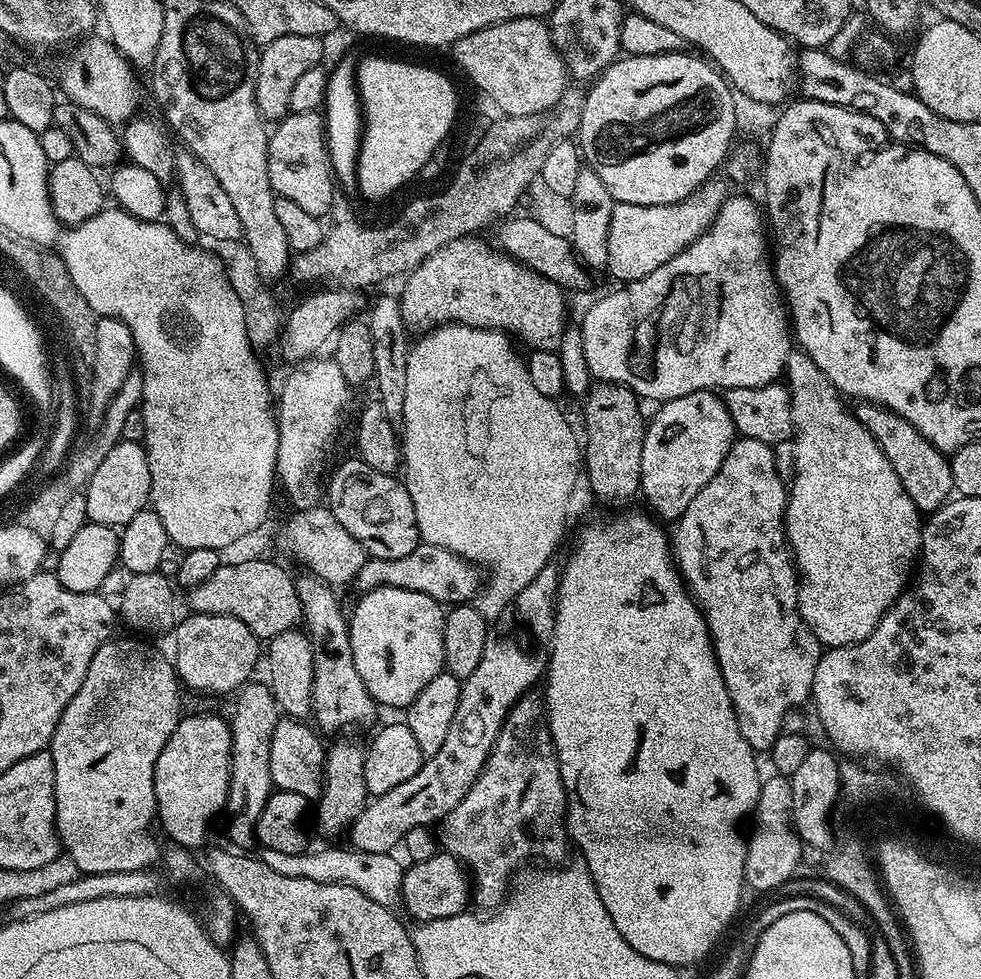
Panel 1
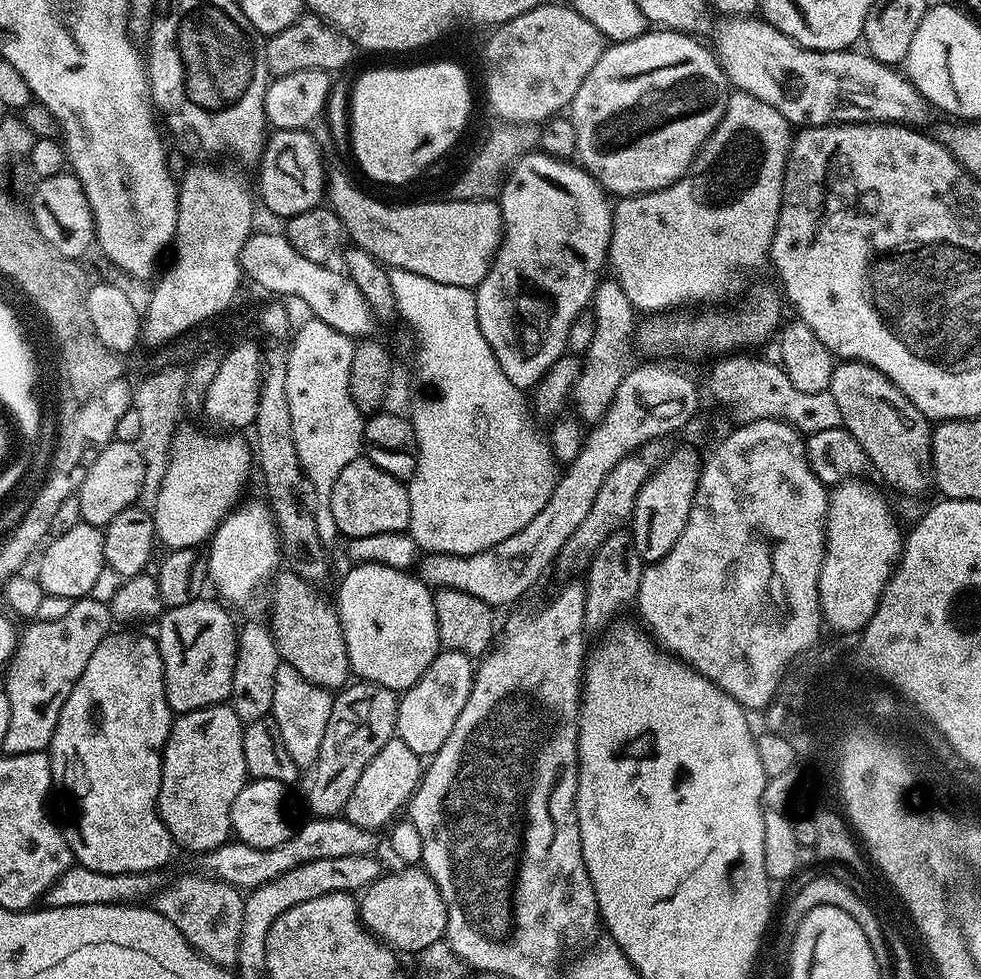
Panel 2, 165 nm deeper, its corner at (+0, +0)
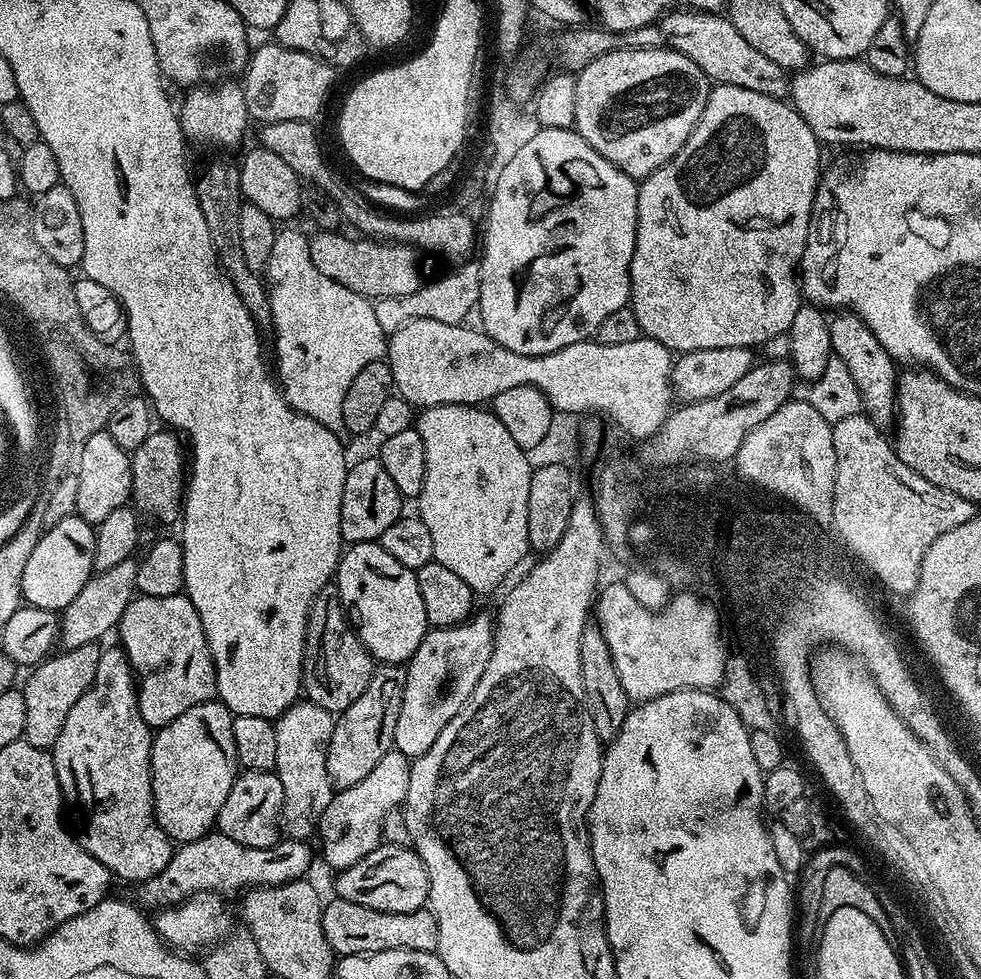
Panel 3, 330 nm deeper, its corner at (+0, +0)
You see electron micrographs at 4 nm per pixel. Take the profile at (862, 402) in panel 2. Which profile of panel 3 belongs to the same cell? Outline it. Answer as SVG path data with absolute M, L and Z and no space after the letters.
M851 310L833 315L828 329L833 353L842 362L846 362L846 370L850 370L850 378L854 378L858 386L863 411L873 423L879 426L886 426L888 423L891 425L896 414L897 361L893 360L882 342L878 342L878 338L868 329L863 318Z

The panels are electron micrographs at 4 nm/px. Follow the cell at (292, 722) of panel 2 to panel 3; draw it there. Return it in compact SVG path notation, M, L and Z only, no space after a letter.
M307 698L291 704L282 715L276 717L276 777L282 782L284 805L280 811L282 832L287 839L307 841L317 835L322 814L330 806L334 789L330 774L326 774L326 754L332 731L336 725L333 713L322 710Z

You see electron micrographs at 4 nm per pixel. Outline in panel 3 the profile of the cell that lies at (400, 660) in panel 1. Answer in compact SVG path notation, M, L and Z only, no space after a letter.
M375 540L361 544L348 544L341 551L340 562L336 565L334 587L348 617L348 623L356 629L373 661L380 664L403 665L411 660L418 650L422 638L430 630L426 618L426 606L422 606L422 594L418 591L418 578L413 569L402 566L398 558L386 554L386 550Z

